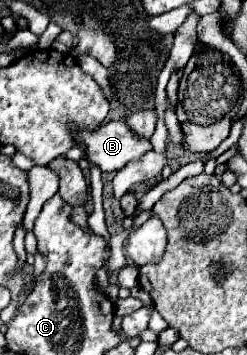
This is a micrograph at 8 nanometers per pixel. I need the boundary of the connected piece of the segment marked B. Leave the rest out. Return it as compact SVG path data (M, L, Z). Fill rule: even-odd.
M111 120L93 132L83 130L75 136L75 142L85 146L89 162L95 162L103 172L117 172L119 168L125 168L125 164L129 164L131 160L141 160L145 152L153 150L151 140L133 132L125 120Z

